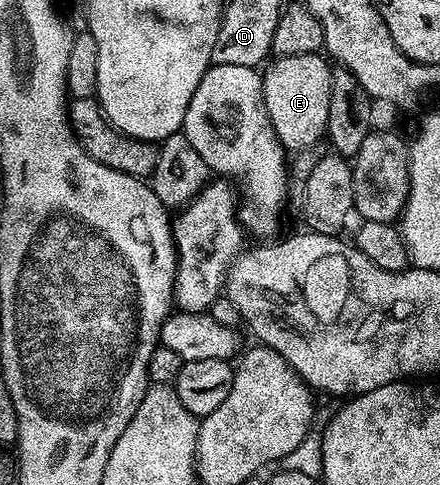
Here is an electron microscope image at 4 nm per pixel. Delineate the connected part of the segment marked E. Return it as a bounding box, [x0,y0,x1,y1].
[263,53,333,150]

